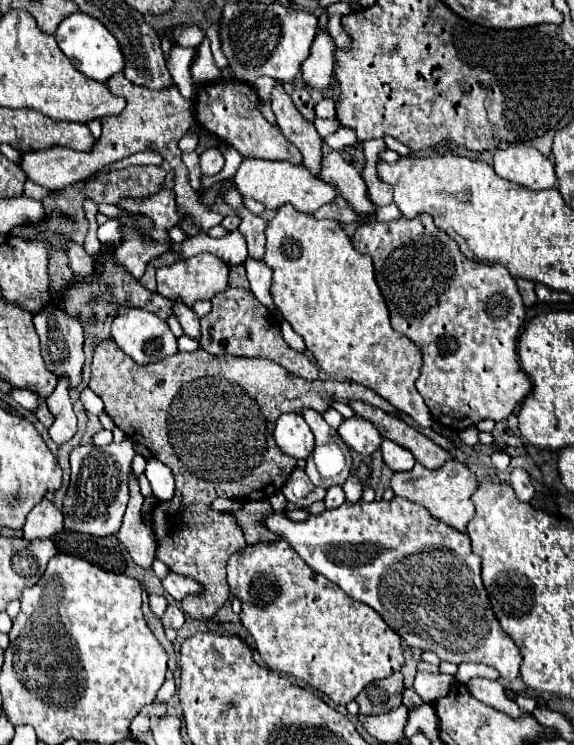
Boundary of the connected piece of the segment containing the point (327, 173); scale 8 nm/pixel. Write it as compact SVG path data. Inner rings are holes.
M333 152L323 158L321 178L325 182L331 182L339 190L339 196L343 196L343 200L349 204L353 212L367 218L375 216L375 206L367 198L367 186L361 174L353 168L353 164L345 162L339 152Z

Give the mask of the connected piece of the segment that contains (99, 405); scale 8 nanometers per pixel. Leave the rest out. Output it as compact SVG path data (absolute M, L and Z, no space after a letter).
M85 388L85 390L81 392L81 402L83 402L85 410L91 412L91 414L97 414L97 416L99 416L99 414L103 412L103 402L101 402L101 398L97 398L95 392L91 392L89 388Z

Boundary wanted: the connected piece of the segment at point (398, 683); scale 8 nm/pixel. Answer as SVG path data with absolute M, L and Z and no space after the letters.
M395 672L387 678L379 678L367 684L355 698L355 702L359 704L361 714L379 716L401 706L401 692L403 692L403 676Z

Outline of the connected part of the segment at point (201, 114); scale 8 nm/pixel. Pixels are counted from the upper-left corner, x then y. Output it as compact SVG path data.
M221 80L219 84L201 88L199 100L195 104L197 122L205 130L217 134L231 148L235 148L243 158L287 160L291 164L301 164L303 158L299 154L299 148L287 142L283 134L279 134L279 128L275 128L275 124L269 124L263 118L263 114L257 110L257 102L259 96L251 84L239 80Z

